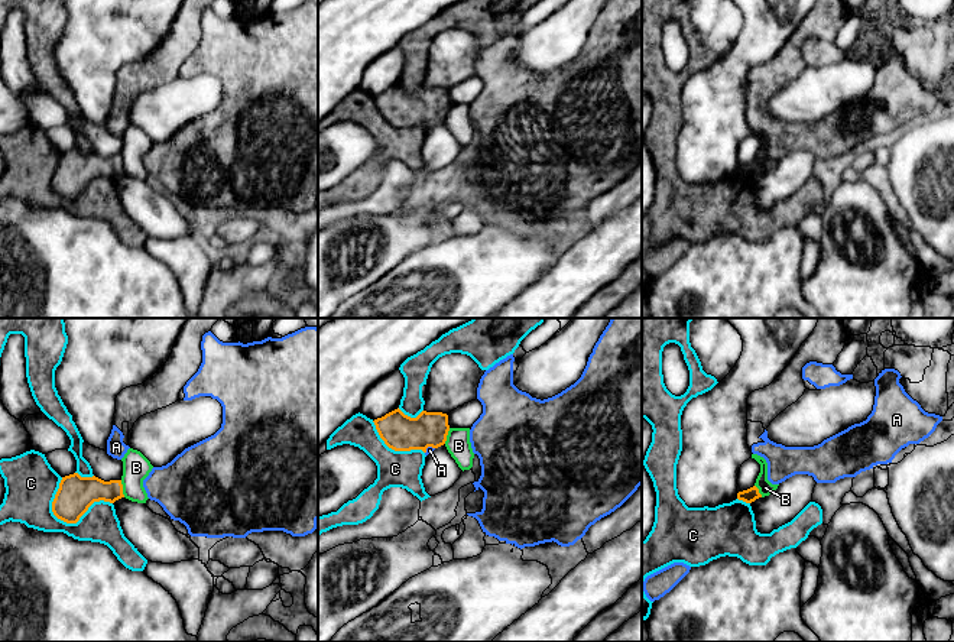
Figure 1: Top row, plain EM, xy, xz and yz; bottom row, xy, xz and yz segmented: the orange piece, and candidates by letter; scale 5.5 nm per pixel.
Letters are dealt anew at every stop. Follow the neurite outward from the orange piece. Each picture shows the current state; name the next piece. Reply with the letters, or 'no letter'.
A

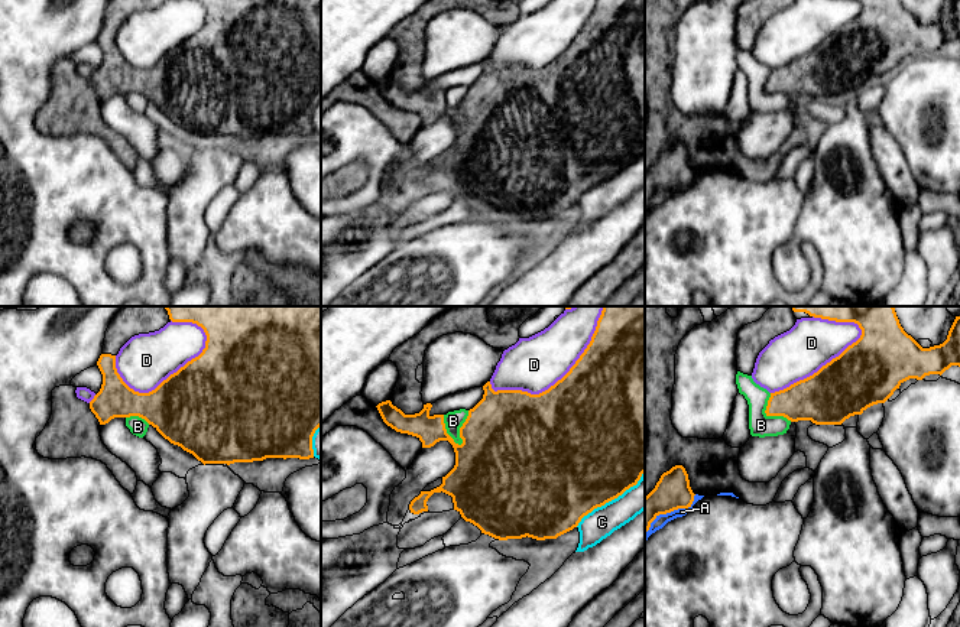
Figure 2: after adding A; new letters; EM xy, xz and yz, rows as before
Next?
no letter

